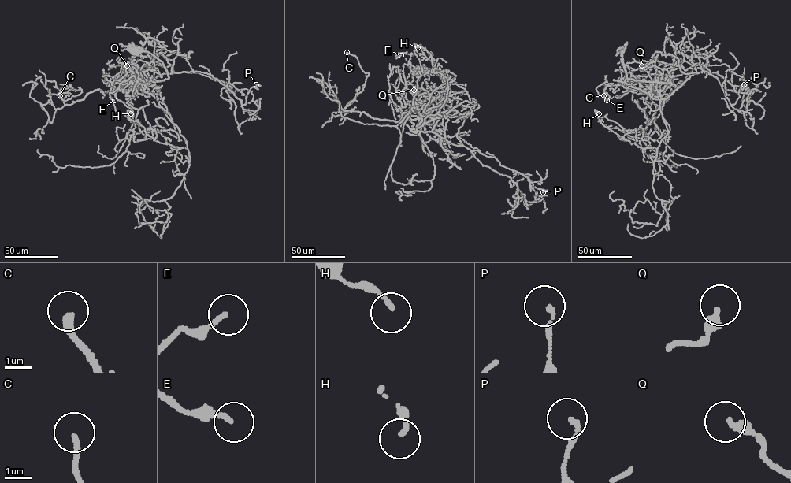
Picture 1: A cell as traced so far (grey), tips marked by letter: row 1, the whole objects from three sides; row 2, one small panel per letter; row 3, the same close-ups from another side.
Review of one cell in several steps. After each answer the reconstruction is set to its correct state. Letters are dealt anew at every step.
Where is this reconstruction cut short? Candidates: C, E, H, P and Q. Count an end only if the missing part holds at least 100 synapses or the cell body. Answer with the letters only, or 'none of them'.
none of them

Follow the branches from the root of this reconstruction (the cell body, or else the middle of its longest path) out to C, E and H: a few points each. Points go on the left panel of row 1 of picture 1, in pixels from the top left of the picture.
C: (131, 49), (152, 53), (168, 79), (131, 89), (122, 82), (69, 105), (57, 94), (79, 88), (60, 95)
E: (131, 49), (168, 79), (137, 83), (131, 60), (148, 83), (131, 76), (114, 100)
H: (131, 49), (152, 53), (168, 79), (131, 89), (124, 82), (145, 84), (187, 148), (154, 140), (131, 113)

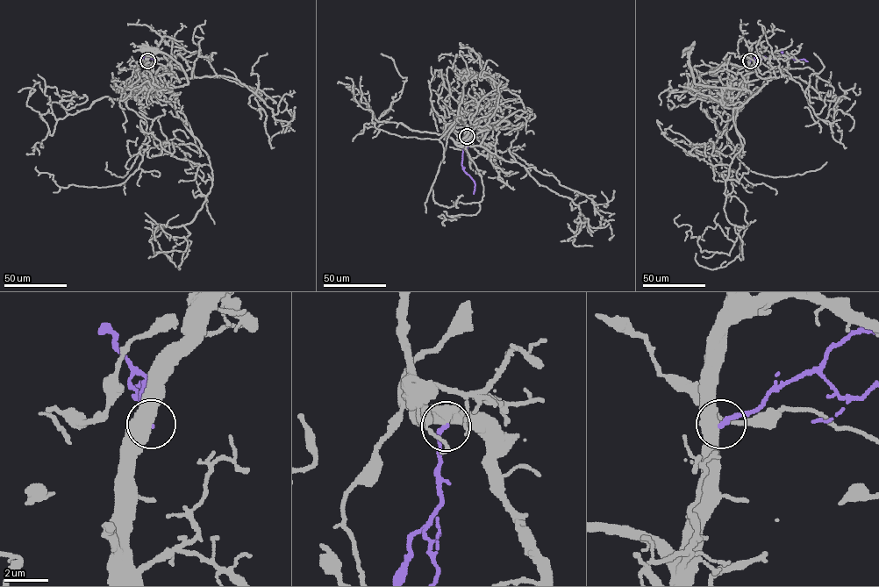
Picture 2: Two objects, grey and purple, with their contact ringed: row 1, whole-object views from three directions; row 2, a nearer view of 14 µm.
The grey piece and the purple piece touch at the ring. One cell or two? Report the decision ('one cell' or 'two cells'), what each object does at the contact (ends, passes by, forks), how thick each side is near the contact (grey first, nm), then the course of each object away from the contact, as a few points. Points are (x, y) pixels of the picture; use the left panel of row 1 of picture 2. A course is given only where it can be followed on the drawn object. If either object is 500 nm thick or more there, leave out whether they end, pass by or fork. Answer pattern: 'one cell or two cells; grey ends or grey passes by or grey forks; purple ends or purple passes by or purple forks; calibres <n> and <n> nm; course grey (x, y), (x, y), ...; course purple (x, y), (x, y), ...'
two cells; calibres 500 and 200 nm; course grey (147, 60), (146, 83), (152, 89), (188, 84), (187, 75), (179, 64), (161, 52), (145, 50); course purple (147, 60), (145, 55), (143, 59), (143, 55), (155, 59), (154, 61)

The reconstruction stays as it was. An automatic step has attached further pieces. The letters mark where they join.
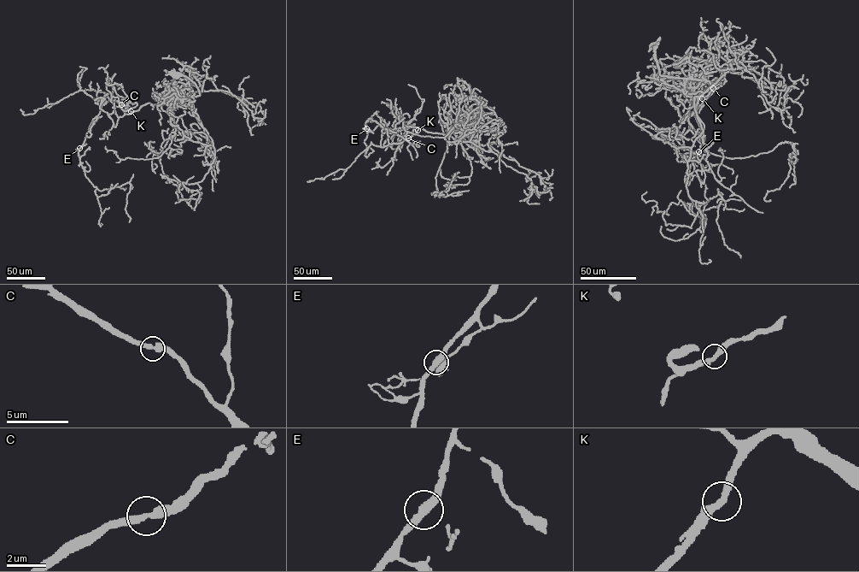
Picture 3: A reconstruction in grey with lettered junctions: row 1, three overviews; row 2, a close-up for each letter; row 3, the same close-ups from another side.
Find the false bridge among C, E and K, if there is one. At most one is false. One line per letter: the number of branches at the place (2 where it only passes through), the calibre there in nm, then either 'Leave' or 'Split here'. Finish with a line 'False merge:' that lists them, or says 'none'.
C: Branches: 2. Thickness 360 nm. Leave
E: Branches: 2. Thickness 360 nm. Leave
K: Branches: 2. Thickness 320 nm. Leave
False merge: none

